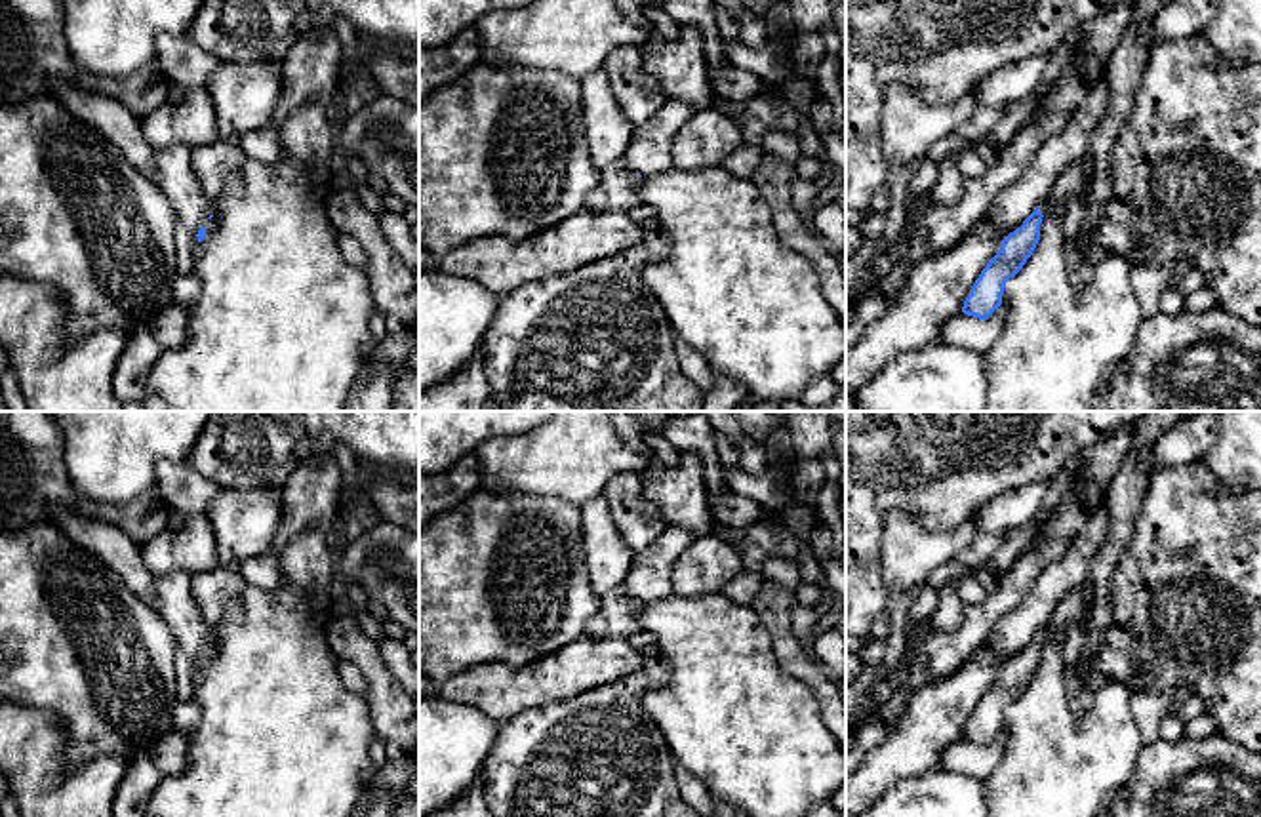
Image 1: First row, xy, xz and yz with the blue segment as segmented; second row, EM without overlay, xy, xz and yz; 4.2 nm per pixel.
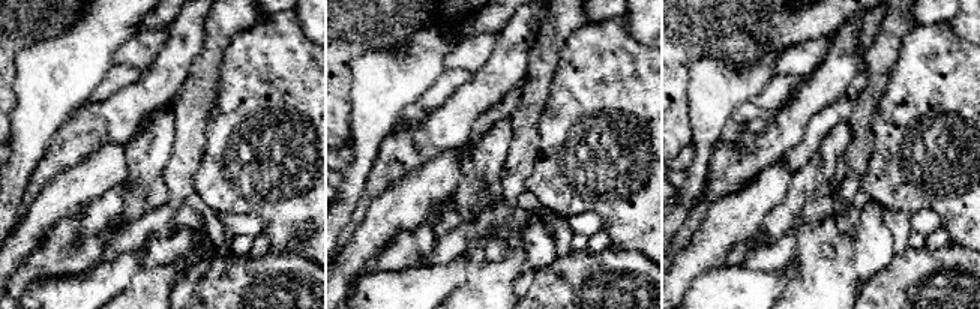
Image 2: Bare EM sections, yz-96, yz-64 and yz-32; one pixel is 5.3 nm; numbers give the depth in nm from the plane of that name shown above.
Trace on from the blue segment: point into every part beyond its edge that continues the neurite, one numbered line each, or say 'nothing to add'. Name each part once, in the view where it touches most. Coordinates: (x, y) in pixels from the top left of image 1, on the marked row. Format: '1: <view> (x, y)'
1: xy (176, 179)

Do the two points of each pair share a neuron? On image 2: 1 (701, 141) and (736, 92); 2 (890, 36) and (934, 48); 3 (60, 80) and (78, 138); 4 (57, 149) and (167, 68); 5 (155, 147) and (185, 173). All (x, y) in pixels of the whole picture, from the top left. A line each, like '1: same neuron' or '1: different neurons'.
1: same neuron
2: different neurons
3: different neurons
4: same neuron
5: different neurons

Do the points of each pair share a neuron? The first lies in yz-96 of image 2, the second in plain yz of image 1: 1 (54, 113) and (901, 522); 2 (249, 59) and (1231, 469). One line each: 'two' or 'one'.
1: one
2: two

